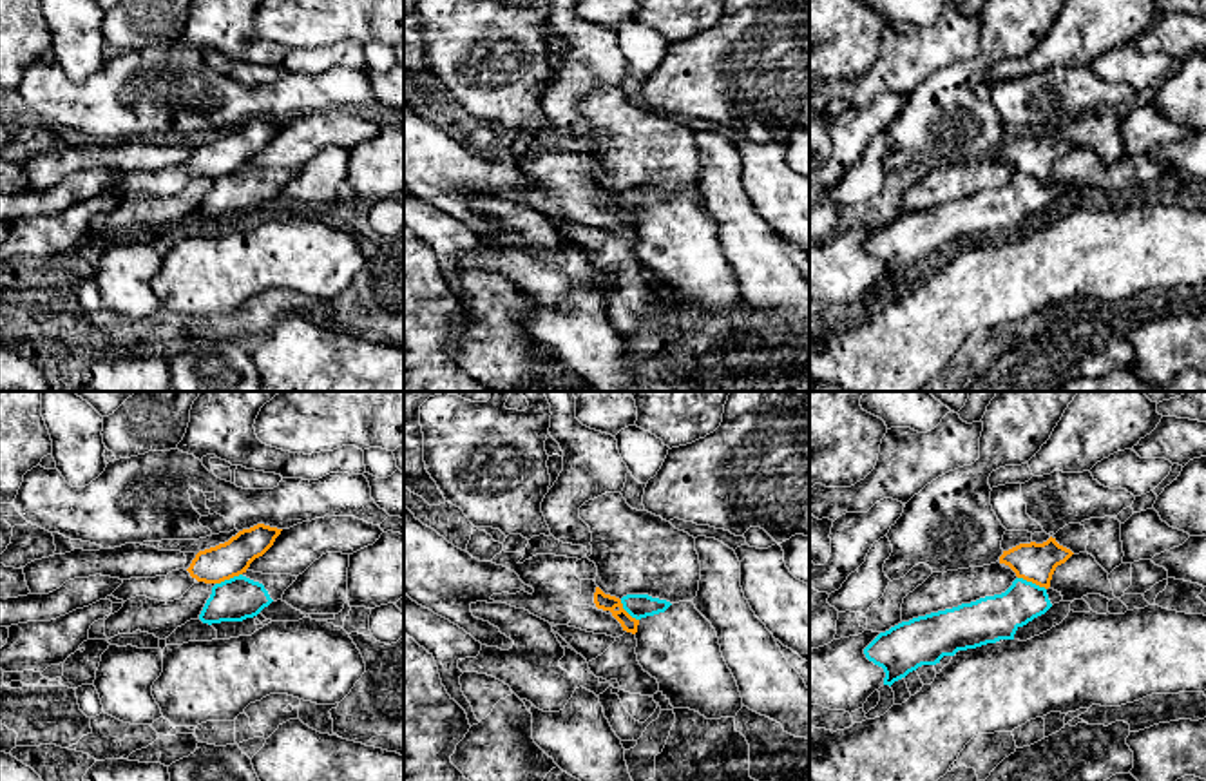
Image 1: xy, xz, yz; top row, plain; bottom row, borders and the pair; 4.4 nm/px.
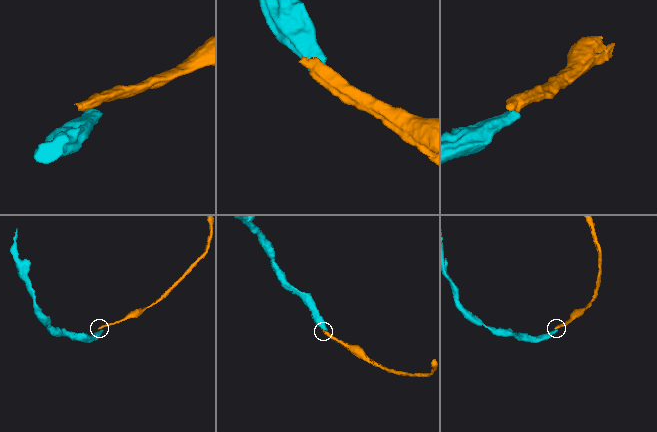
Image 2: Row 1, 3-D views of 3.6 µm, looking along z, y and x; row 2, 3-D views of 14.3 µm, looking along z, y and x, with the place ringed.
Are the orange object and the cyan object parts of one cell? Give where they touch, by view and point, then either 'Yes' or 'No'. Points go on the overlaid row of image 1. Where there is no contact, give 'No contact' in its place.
Touches orange at yz (1033, 582). No

